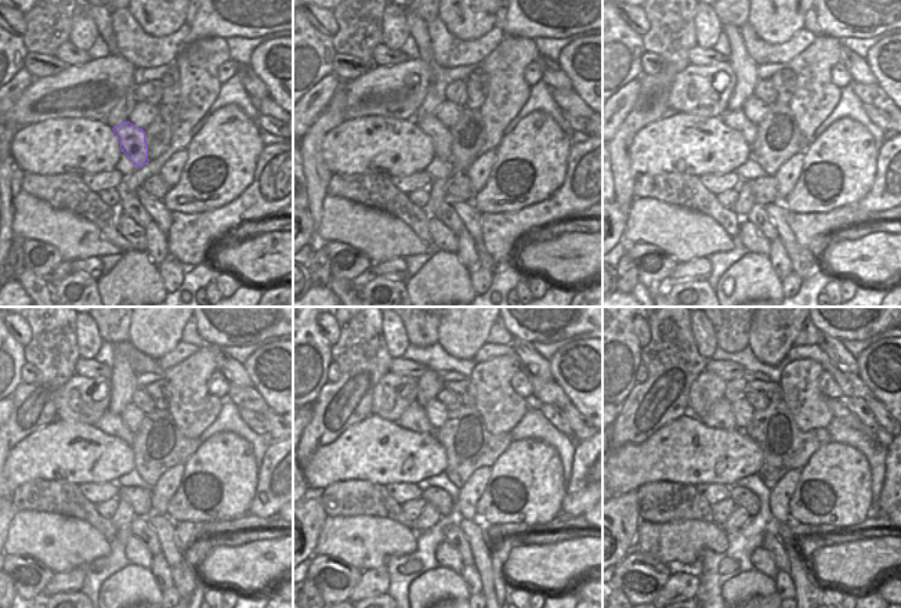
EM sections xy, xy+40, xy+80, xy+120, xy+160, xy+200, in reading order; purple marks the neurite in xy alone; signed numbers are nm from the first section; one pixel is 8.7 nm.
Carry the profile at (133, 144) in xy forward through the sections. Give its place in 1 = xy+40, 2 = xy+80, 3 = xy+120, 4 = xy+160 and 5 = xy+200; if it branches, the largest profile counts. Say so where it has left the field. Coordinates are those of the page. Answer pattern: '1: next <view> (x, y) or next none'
1: next xy+40 (441, 138)
2: next xy+80 (734, 119)
3: next xy+120 (112, 424)
4: next xy+160 (413, 419)
5: next xy+200 (720, 416)

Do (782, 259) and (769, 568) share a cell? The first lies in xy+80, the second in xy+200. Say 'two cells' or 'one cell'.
two cells

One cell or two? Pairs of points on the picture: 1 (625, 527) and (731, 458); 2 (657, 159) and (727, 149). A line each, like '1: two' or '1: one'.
1: two
2: one

